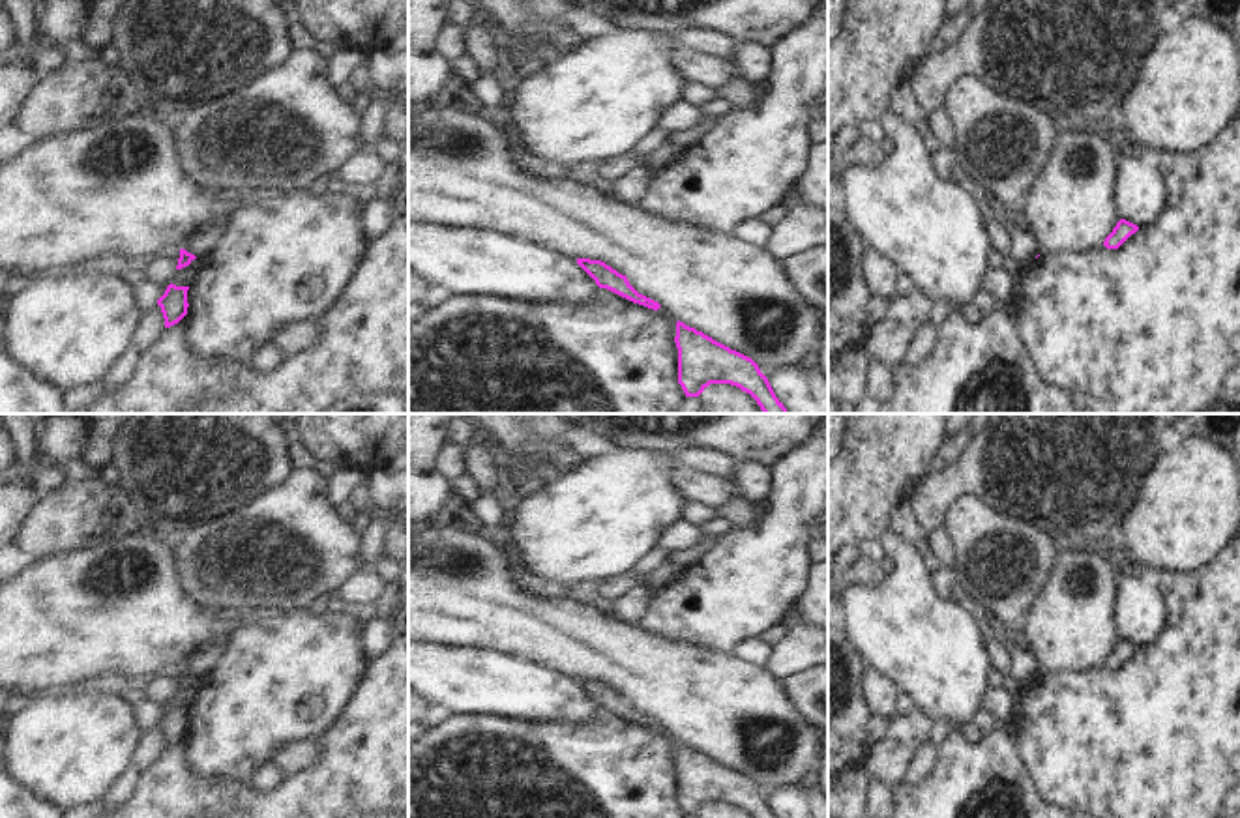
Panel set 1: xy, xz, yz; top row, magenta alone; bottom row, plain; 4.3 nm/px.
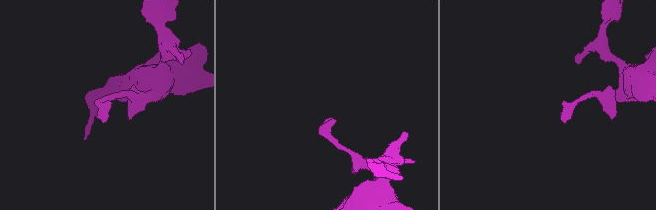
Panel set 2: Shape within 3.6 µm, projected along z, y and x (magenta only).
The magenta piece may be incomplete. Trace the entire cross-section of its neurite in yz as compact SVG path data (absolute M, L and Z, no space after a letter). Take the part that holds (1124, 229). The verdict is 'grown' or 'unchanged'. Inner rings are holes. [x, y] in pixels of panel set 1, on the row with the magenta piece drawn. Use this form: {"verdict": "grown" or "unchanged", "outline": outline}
{"verdict": "unchanged", "outline": "M1120 219L1116 223L1116 226L1113 228L1113 232L1105 238L1103 245L1107 249L1118 249L1131 234L1135 234L1139 230L1137 225Z"}

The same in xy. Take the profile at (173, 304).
{"verdict": "unchanged", "outline": "M170 283L165 294L157 299L165 318L165 328L178 324L187 314L187 290L189 286L176 286Z"}

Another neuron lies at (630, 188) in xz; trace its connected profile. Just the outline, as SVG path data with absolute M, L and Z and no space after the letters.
M637 165L627 174L609 183L607 193L613 200L639 204L648 191L652 174L654 170L650 170L646 165Z

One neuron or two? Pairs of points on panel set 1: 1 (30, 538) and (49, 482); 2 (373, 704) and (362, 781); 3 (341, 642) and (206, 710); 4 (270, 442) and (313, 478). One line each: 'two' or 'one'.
1: two
2: one
3: one
4: two

